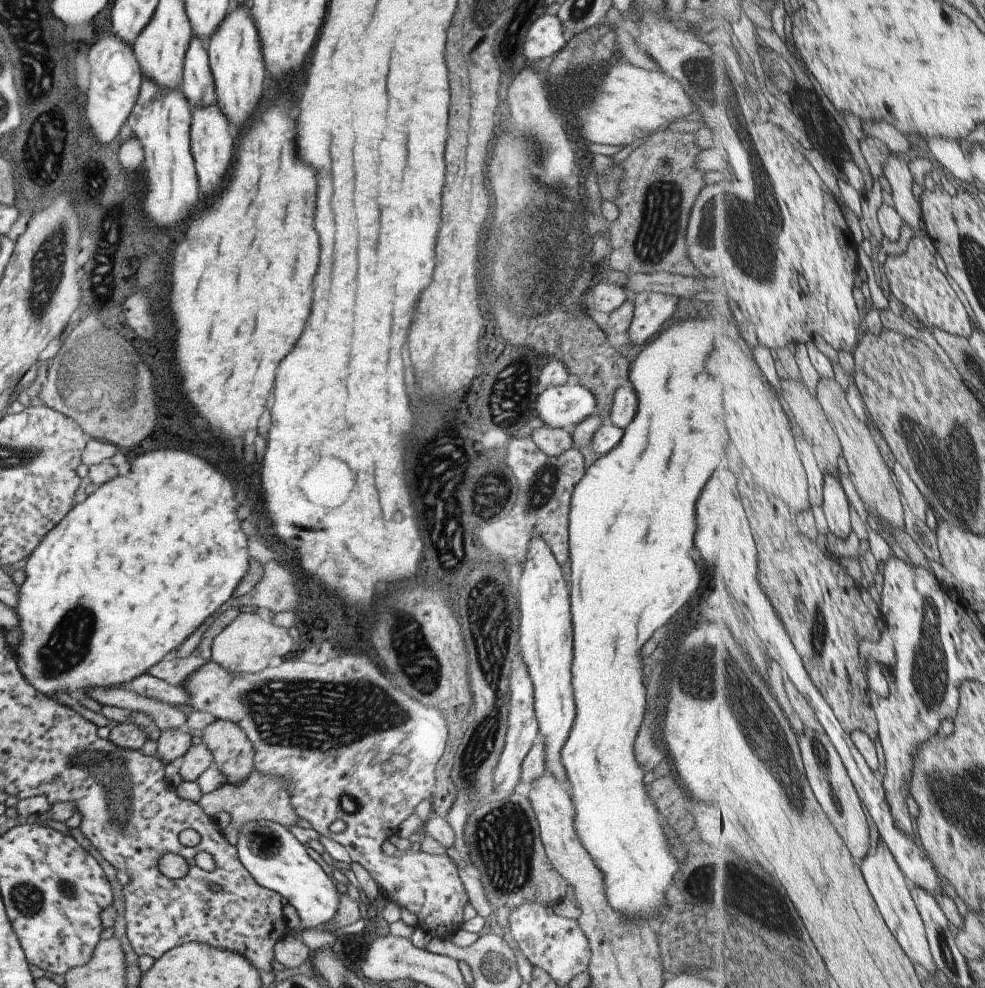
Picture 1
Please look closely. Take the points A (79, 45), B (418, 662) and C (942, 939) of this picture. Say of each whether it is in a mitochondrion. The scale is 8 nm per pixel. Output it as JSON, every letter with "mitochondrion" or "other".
{"A":"other","B":"mitochondrion","C":"other"}

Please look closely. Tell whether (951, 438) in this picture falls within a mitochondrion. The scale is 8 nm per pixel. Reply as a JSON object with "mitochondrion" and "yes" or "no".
{"mitochondrion":"yes"}

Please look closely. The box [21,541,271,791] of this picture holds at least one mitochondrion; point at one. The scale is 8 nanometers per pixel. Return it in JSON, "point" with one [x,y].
{"point":[53,660]}

